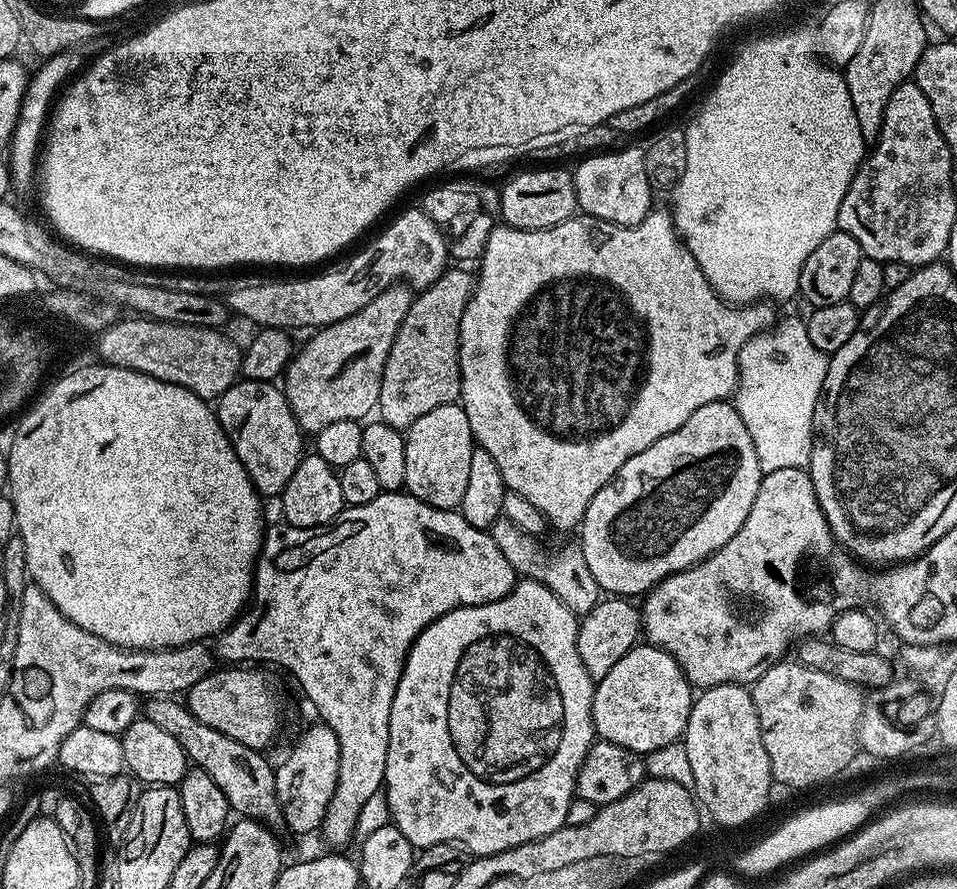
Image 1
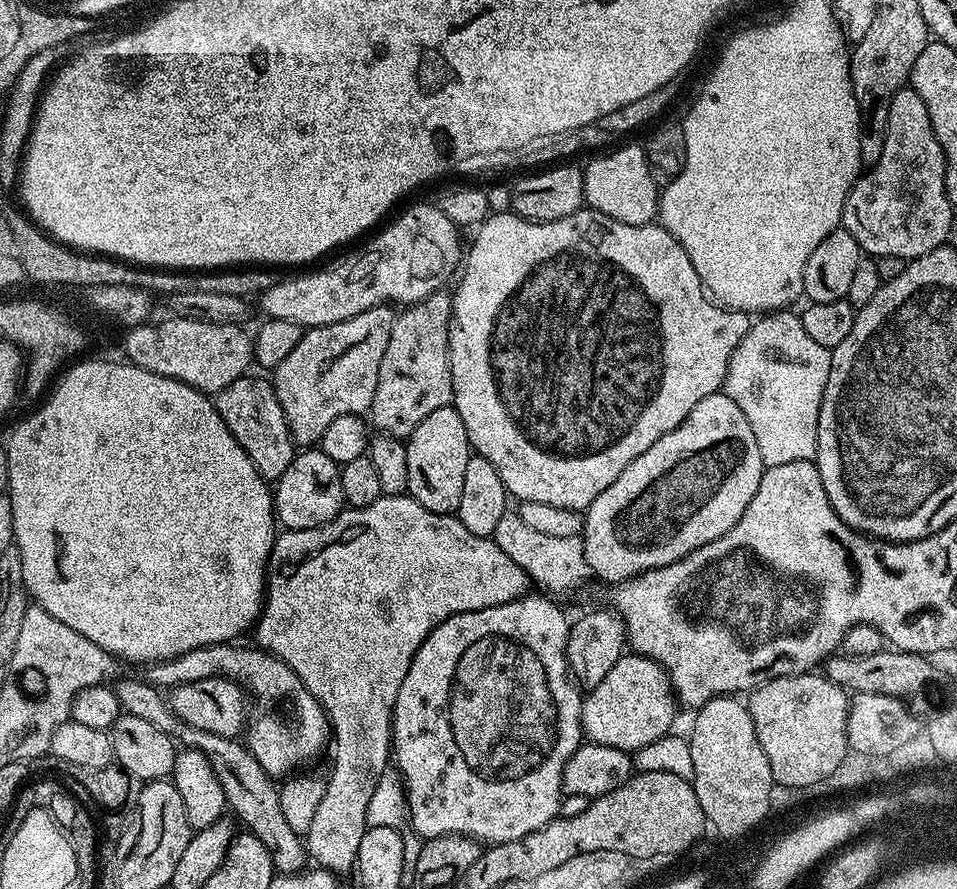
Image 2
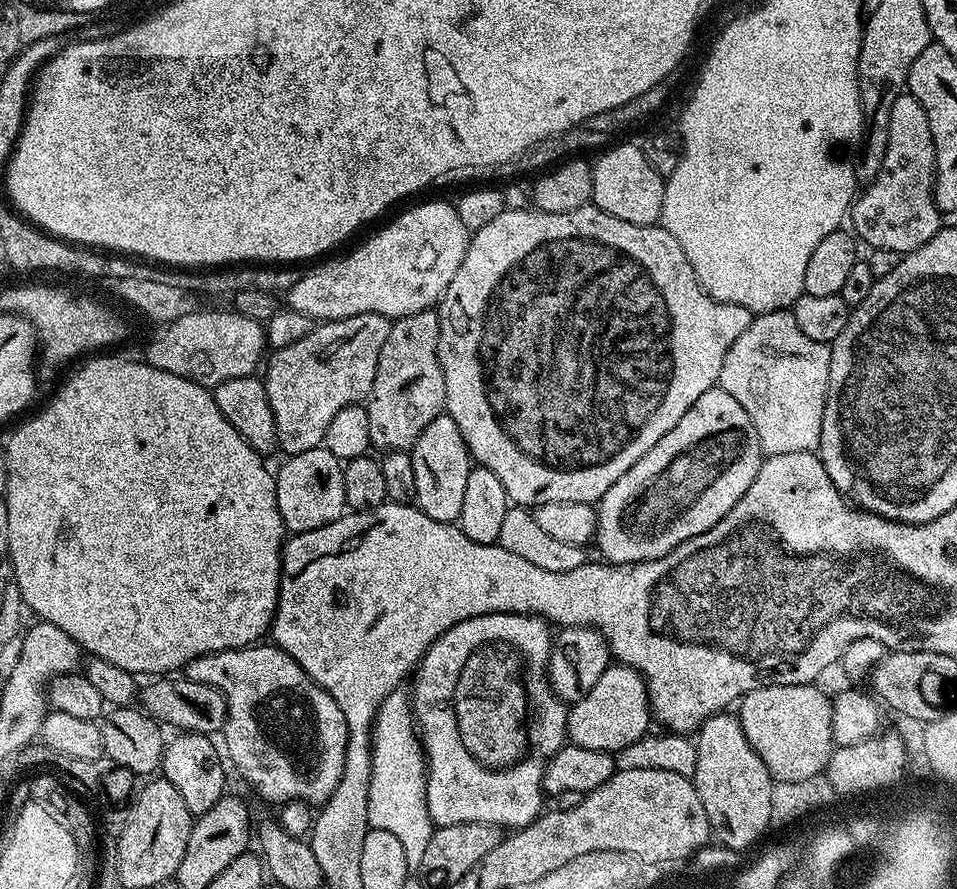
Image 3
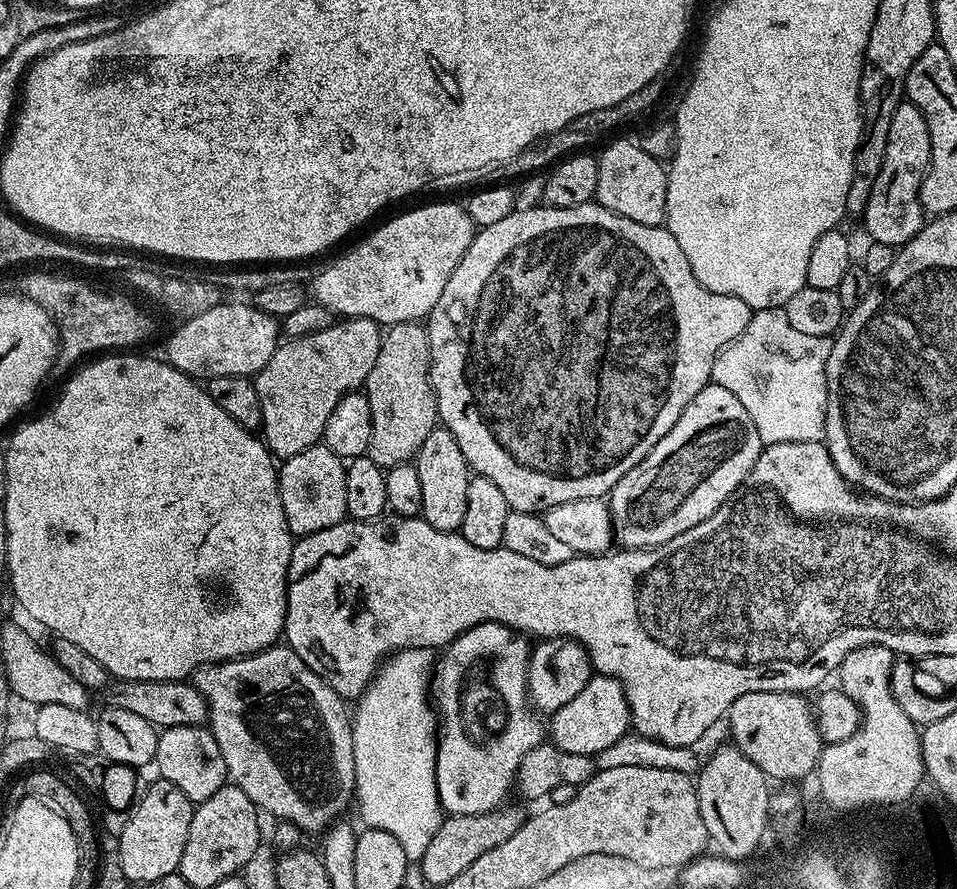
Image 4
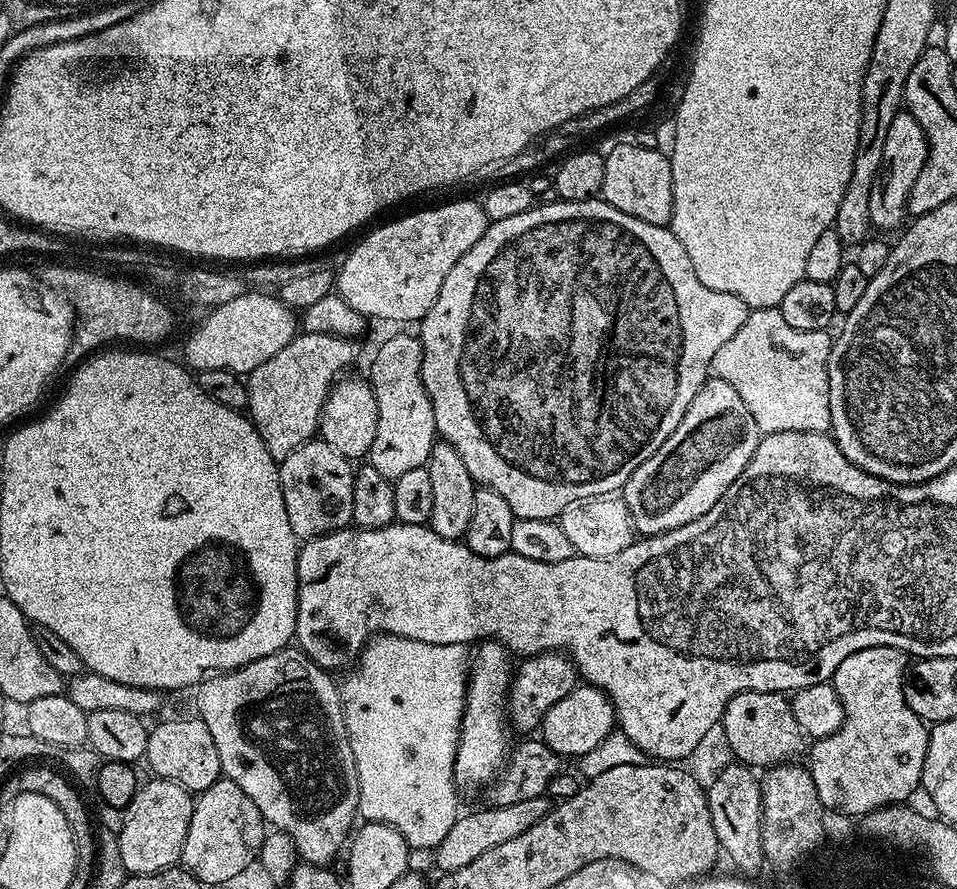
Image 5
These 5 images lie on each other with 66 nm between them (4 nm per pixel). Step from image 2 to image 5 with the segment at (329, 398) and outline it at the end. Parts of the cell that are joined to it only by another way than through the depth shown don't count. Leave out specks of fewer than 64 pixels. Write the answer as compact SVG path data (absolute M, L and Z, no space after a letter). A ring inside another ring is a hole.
M301 331L290 343L282 346L274 358L247 373L247 415L262 442L266 442L266 450L270 450L277 462L285 460L290 453L298 450L298 446L317 435L322 406L332 391L332 385L343 373L340 371L355 362L356 344L355 339L347 336Z

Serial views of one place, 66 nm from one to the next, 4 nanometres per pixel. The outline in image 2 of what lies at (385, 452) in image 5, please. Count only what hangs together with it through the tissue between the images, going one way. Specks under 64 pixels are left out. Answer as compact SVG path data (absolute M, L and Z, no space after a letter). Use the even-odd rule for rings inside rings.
M448 290L431 292L417 304L407 305L397 315L390 330L390 342L386 342L386 354L382 354L382 366L378 366L378 390L374 390L374 402L370 409L370 424L377 433L407 438L422 418L451 405L452 375L448 361L448 319L451 317L452 292Z

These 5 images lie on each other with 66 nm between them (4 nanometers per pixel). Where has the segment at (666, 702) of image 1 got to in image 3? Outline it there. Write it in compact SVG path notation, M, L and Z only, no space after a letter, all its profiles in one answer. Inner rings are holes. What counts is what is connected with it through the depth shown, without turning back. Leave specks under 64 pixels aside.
M616 662L605 670L598 682L594 682L590 694L568 708L567 739L586 750L615 754L649 735L648 723L651 725L653 720L644 677L627 664Z

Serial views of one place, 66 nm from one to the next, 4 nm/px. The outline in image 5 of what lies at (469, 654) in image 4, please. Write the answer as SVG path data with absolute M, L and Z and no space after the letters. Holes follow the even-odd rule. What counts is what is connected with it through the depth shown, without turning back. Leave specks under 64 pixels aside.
M490 639L483 641L471 657L468 692L464 696L464 717L460 723L460 741L456 747L452 775L461 793L476 792L480 787L483 789L491 785L509 759L510 724L506 719L506 705L514 675L514 660L512 664L511 659L513 657L504 645Z

